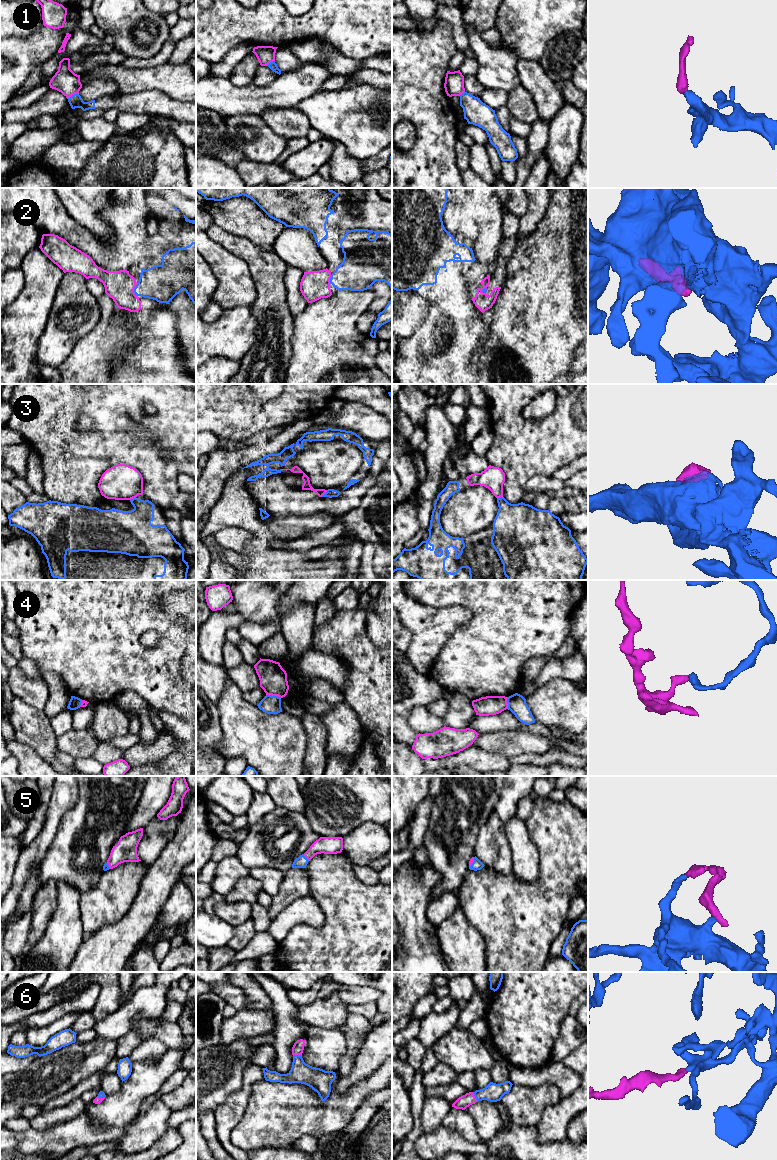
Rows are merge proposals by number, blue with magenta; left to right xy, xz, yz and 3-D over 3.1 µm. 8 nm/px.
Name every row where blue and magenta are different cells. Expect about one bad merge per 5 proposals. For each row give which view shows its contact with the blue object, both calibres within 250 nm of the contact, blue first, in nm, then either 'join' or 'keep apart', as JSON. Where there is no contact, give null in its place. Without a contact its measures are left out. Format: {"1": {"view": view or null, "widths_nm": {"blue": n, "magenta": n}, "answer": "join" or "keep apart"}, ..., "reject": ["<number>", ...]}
{"1": {"view": "xy", "widths_nm": {"blue": 110, "magenta": 190}, "answer": "join"}, "2": {"view": "xy", "widths_nm": {"blue": 300, "magenta": 240}, "answer": "join"}, "3": {"view": "xz", "widths_nm": {"blue": 70, "magenta": 70}, "answer": "join"}, "4": {"view": "xz", "widths_nm": {"blue": 150, "magenta": 220}, "answer": "keep apart"}, "5": {"view": "xz", "widths_nm": {"blue": 100, "magenta": 140}, "answer": "join"}, "6": {"view": "xz", "widths_nm": {"blue": 170, "magenta": 90}, "answer": "join"}, "reject": ["4"]}

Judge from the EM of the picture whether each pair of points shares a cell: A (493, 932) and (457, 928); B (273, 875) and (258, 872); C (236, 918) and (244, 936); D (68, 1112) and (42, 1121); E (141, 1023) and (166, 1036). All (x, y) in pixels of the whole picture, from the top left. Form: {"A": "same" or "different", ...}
{"A": "different", "B": "same", "C": "different", "D": "same", "E": "same"}

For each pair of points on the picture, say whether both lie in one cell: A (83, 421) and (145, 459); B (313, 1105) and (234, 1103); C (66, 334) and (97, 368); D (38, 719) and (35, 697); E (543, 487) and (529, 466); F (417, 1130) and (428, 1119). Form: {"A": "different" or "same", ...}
{"A": "different", "B": "different", "C": "different", "D": "different", "E": "different", "F": "different"}

